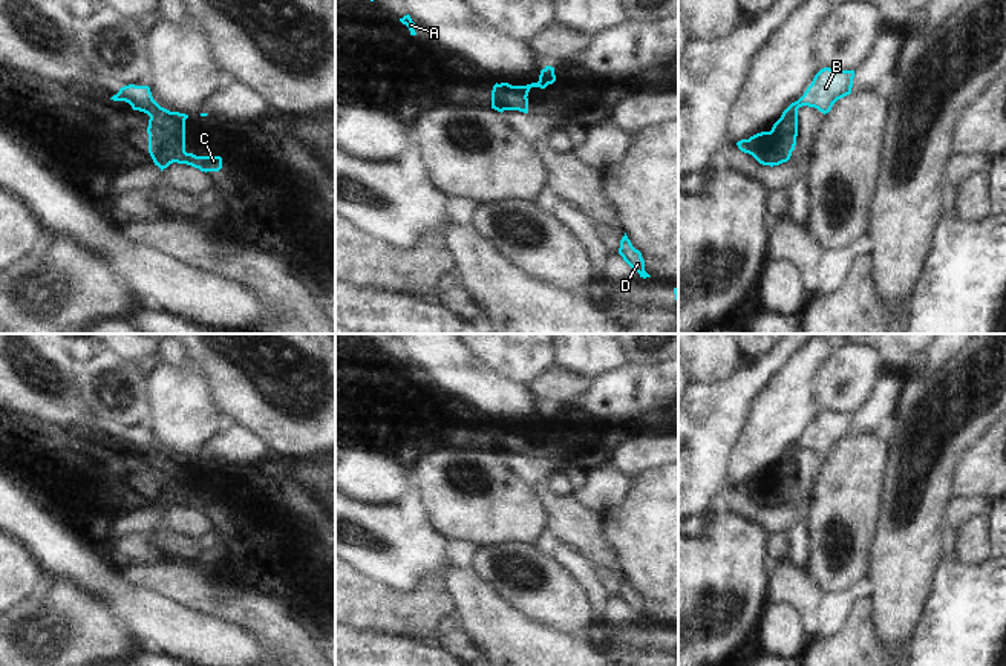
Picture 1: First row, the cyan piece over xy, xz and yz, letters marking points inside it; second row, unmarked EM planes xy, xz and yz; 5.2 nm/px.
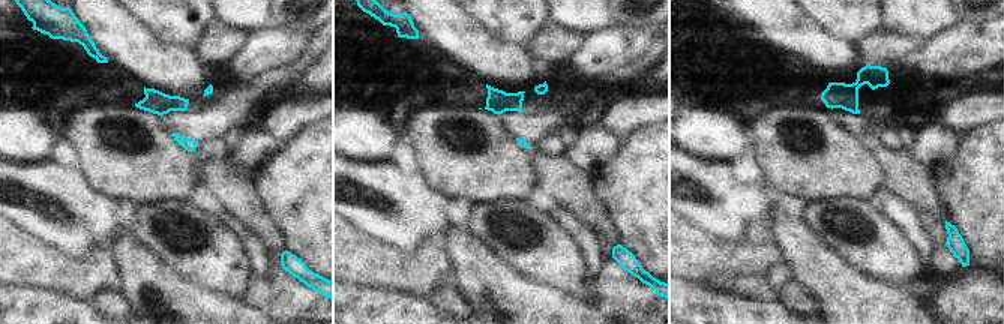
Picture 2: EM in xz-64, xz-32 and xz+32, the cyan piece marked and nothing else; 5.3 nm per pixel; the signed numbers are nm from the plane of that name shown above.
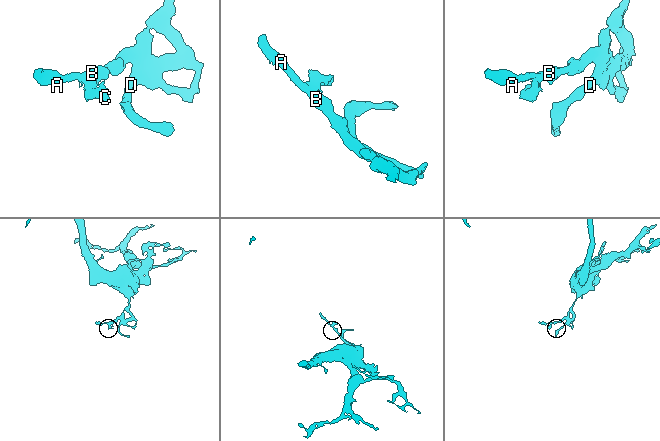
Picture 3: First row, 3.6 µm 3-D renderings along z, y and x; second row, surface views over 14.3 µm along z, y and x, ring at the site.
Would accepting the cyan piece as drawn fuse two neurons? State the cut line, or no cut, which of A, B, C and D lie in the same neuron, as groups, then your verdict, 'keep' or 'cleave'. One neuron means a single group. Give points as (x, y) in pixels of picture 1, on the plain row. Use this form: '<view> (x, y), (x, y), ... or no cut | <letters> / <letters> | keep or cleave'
xy (184, 464), (152, 464), (149, 467) | A B D / C | cleave

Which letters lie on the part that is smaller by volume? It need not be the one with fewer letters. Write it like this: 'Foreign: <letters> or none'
Foreign: C

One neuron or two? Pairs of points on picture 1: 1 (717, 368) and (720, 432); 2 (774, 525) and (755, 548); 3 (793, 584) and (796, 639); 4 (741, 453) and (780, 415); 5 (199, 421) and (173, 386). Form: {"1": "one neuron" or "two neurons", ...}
{"1": "two neurons", "2": "two neurons", "3": "two neurons", "4": "one neuron", "5": "one neuron"}

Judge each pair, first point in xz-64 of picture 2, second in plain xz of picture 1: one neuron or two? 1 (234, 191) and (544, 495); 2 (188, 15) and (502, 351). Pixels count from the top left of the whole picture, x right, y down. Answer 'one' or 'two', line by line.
1: one
2: one

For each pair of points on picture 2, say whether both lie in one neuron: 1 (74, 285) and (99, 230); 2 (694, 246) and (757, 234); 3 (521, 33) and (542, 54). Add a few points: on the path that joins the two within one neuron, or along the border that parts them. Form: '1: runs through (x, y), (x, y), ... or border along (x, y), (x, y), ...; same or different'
1: border along (107, 245), (98, 245), (78, 258), (54, 248); different
2: runs through (709, 251), (742, 249); same
3: border along (548, 20), (526, 47); different

